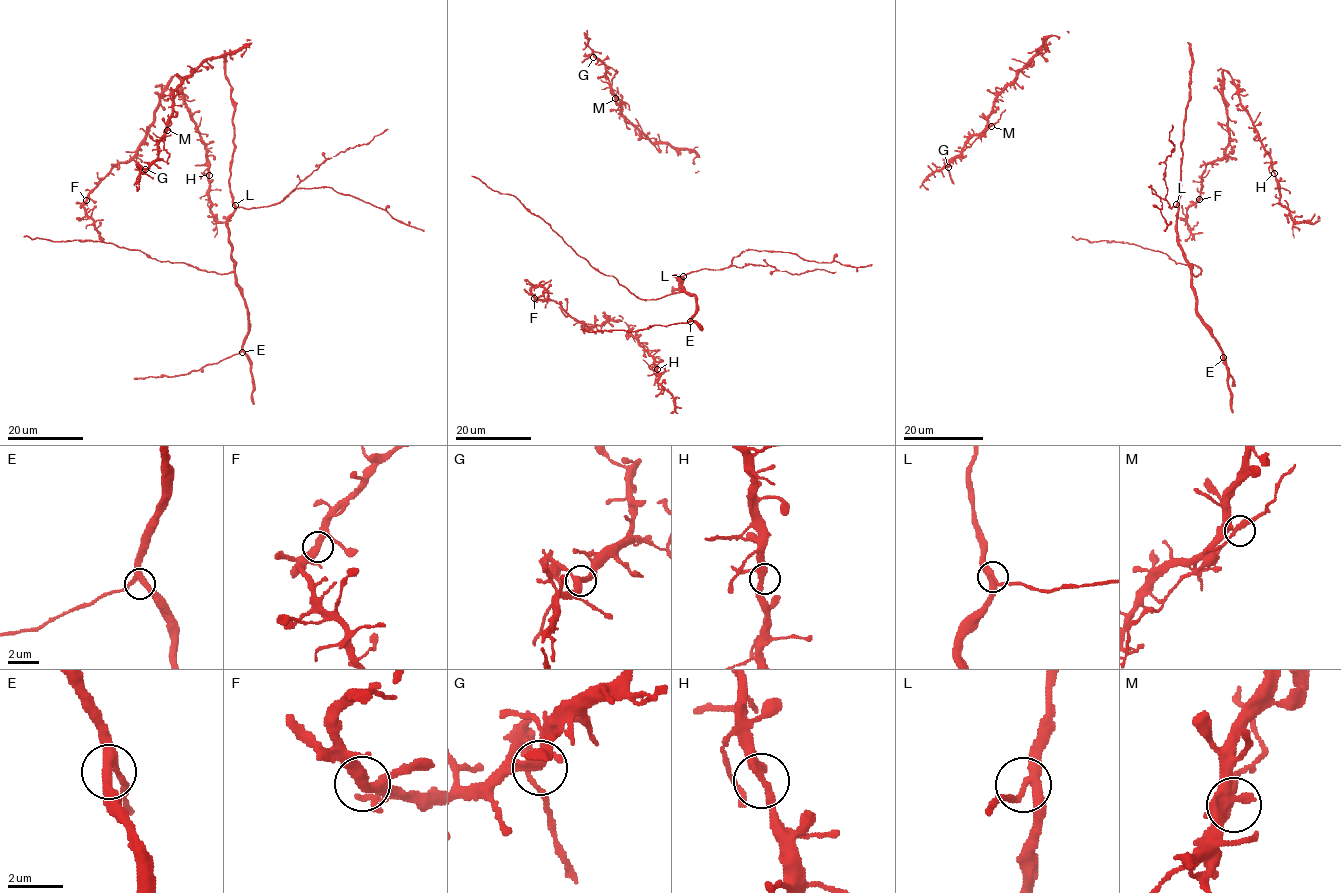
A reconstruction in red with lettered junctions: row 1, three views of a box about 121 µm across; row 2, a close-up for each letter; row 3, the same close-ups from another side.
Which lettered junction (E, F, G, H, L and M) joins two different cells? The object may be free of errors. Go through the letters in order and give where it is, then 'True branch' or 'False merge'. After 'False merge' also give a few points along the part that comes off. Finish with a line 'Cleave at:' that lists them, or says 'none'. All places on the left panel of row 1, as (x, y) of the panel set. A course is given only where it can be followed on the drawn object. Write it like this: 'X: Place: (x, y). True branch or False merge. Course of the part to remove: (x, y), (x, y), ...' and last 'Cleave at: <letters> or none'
E: Place: (242, 352). True branch
F: Place: (86, 200). True branch
G: Place: (145, 169). True branch
H: Place: (209, 175). True branch
L: Place: (235, 205). True branch
M: Place: (167, 130). True branch
Cleave at: none

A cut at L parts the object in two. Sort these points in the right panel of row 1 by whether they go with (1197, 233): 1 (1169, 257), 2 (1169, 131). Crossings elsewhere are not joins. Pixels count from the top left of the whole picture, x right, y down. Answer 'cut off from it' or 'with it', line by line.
1: with it
2: cut off from it

